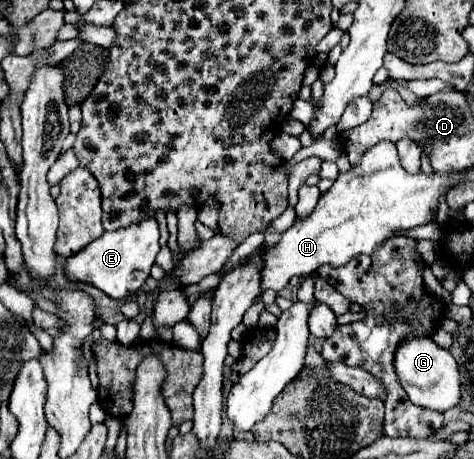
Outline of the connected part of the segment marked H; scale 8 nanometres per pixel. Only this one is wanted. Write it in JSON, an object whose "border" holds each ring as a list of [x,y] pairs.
{"border":[[[384,141],[374,145],[362,157],[358,167],[338,175],[330,191],[320,197],[310,217],[296,221],[286,233],[282,233],[278,245],[268,247],[262,253],[262,289],[282,291],[296,275],[308,277],[324,263],[334,267],[346,265],[356,255],[372,253],[386,239],[394,237],[398,229],[412,229],[432,221],[432,211],[448,189],[450,177],[440,177],[438,173],[432,173],[430,177],[424,173],[406,173],[400,165],[394,143]]]}

